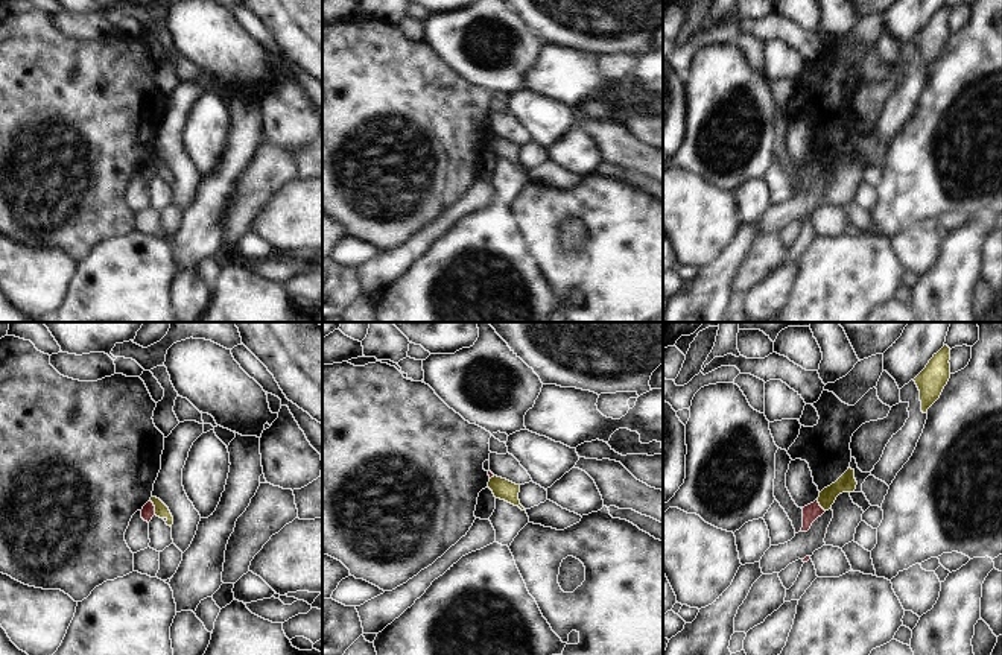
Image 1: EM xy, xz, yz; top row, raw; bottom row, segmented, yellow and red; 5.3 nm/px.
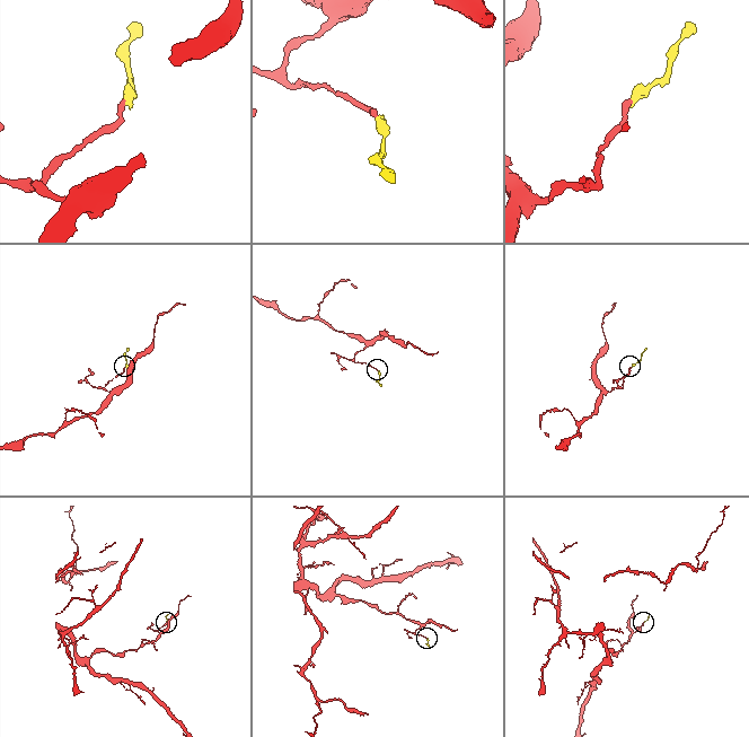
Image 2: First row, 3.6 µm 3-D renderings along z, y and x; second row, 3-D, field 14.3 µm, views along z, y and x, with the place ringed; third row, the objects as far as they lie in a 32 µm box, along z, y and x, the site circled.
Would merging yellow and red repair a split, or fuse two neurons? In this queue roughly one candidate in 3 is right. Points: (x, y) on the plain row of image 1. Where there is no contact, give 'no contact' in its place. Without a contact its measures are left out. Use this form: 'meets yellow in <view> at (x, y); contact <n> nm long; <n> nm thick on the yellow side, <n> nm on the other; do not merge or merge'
meets yellow in xy at (155, 167); contact 90 nm long; 70 nm thick on the yellow side, 70 nm on the other; do not merge

